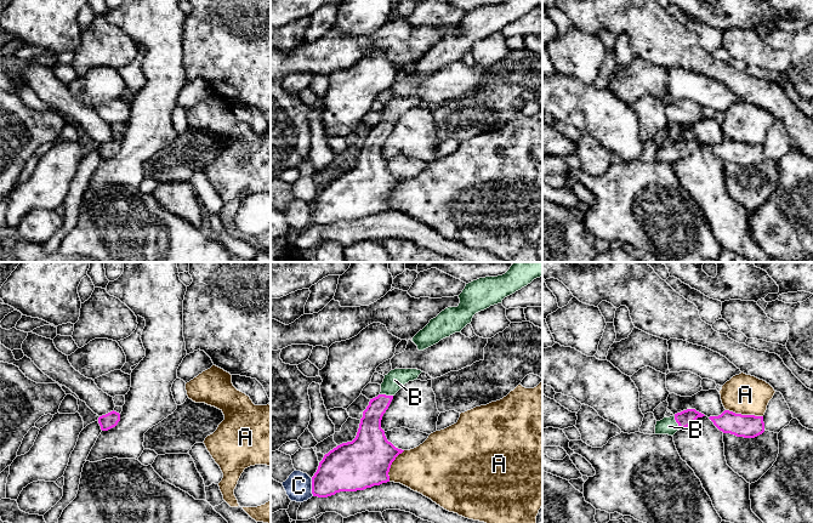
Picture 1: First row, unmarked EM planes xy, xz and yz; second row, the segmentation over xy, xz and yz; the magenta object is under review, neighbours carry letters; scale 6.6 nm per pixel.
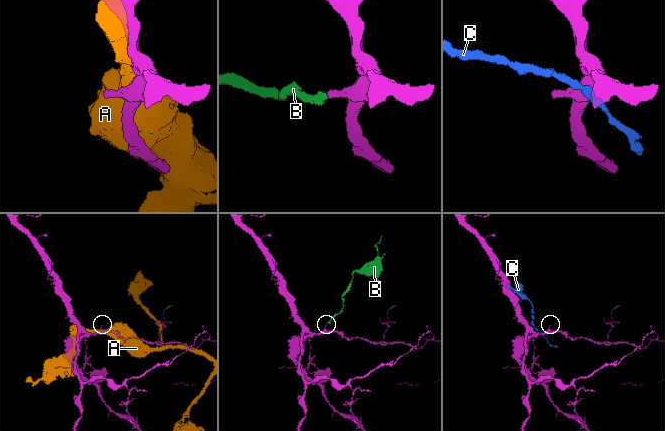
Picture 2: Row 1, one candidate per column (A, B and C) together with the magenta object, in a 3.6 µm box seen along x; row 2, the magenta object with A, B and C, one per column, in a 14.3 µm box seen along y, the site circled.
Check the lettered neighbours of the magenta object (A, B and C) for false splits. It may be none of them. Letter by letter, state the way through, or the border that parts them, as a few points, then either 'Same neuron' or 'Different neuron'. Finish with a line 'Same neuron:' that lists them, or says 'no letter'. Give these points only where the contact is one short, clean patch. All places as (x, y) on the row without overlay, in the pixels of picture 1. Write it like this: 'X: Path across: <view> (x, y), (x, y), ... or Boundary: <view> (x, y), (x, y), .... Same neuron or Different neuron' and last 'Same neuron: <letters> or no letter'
A: Different neuron
B: Path across: xz (369, 157), (371, 145), (385, 123), (394, 108). Same neuron
C: Boundary: xz (311, 206), (311, 221), (313, 223). Different neuron
Same neuron: B

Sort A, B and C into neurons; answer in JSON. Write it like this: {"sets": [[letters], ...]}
{"sets": [["A"], ["B"], ["C"]]}

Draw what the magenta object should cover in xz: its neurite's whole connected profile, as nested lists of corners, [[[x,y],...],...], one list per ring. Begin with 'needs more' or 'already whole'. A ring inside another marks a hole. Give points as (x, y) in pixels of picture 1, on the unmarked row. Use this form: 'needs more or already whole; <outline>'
needs more; [[[394,97],[385,103],[381,120],[363,140],[352,170],[342,171],[324,183],[312,205],[312,222],[328,226],[340,220],[357,220],[390,210],[390,197],[404,178],[387,169],[381,148],[393,124],[421,98]]]

